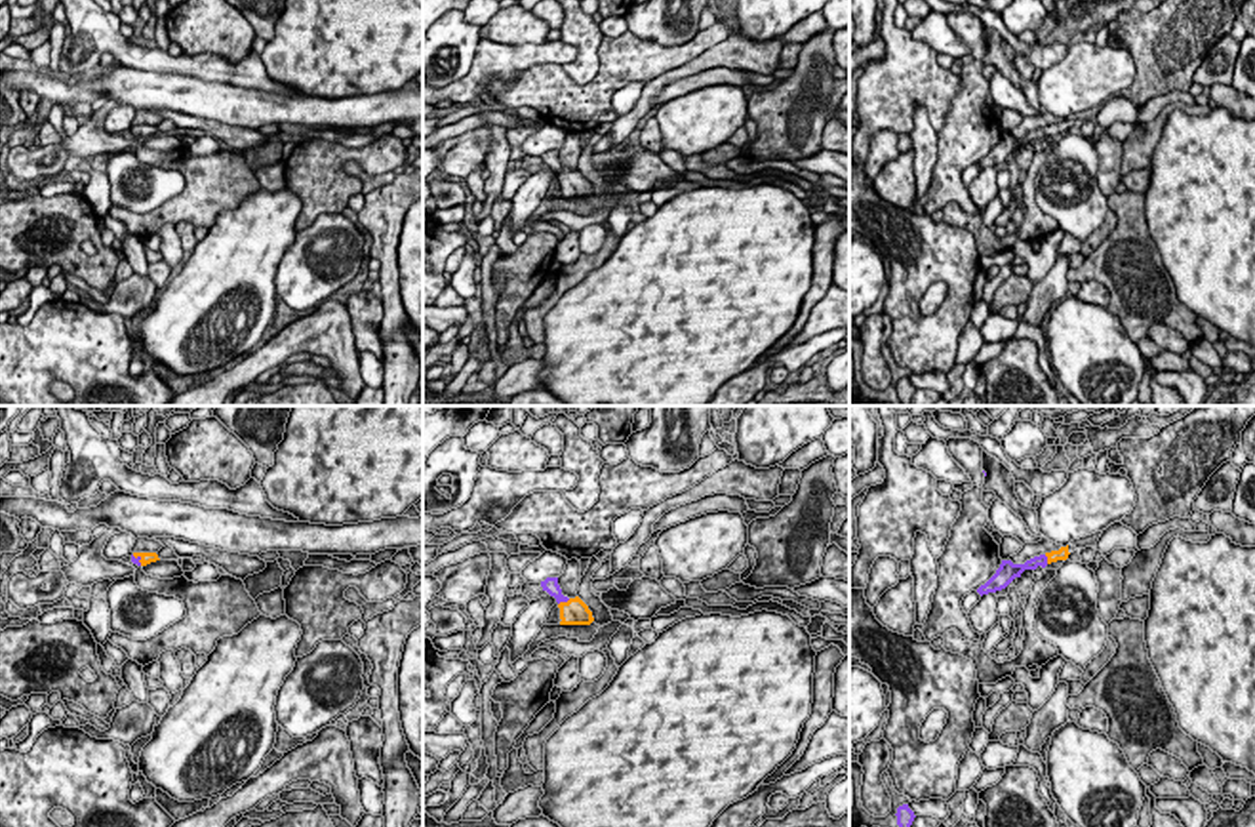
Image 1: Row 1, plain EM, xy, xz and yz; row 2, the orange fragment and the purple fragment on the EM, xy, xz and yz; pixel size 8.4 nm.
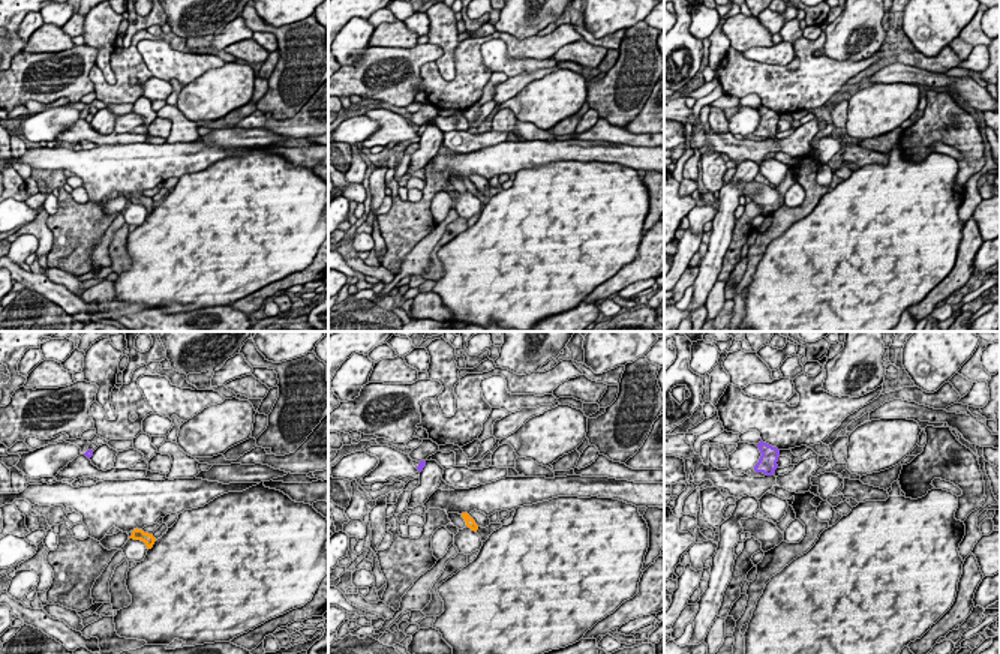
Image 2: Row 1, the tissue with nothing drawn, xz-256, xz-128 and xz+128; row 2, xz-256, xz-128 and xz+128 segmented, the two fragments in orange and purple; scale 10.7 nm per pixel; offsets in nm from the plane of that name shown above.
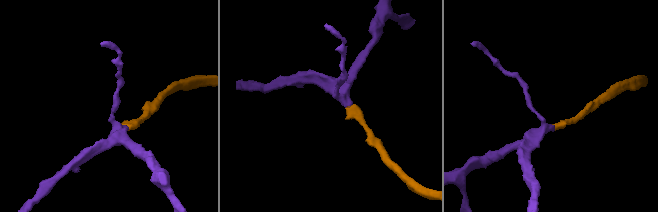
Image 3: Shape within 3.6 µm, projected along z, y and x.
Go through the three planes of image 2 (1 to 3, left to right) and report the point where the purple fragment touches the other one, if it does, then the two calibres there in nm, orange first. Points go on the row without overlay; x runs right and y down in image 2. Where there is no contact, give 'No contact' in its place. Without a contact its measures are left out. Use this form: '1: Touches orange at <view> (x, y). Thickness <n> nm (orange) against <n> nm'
1: No contact
2: No contact
3: No contact

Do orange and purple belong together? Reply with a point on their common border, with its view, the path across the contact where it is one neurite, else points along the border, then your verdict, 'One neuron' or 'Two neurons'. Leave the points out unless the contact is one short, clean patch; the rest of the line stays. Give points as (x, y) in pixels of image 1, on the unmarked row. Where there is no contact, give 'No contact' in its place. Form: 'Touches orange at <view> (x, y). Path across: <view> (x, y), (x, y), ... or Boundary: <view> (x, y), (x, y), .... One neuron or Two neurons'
Touches orange at xz (564, 176). Path across: xz (574, 185), (564, 176), (551, 159). One neuron

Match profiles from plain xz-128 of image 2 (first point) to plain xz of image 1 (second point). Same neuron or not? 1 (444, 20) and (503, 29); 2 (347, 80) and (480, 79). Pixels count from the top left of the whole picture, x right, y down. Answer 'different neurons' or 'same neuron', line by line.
1: different neurons
2: same neuron

